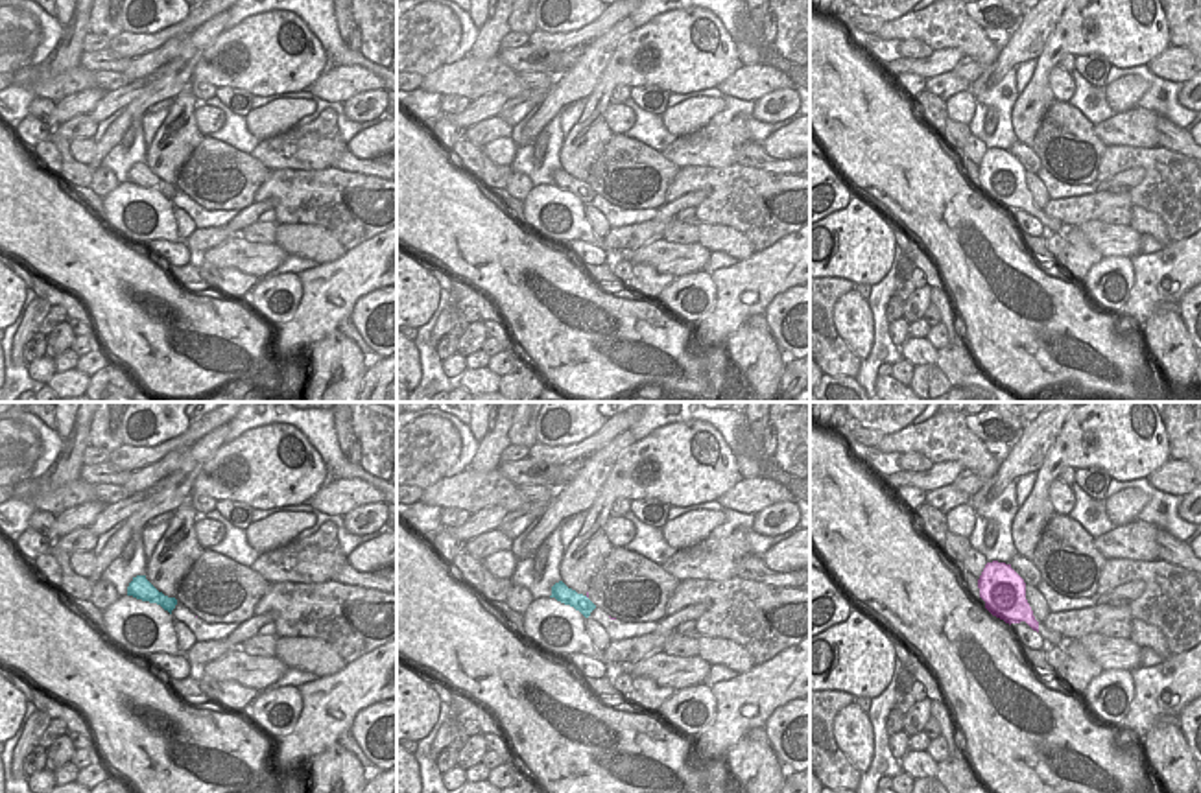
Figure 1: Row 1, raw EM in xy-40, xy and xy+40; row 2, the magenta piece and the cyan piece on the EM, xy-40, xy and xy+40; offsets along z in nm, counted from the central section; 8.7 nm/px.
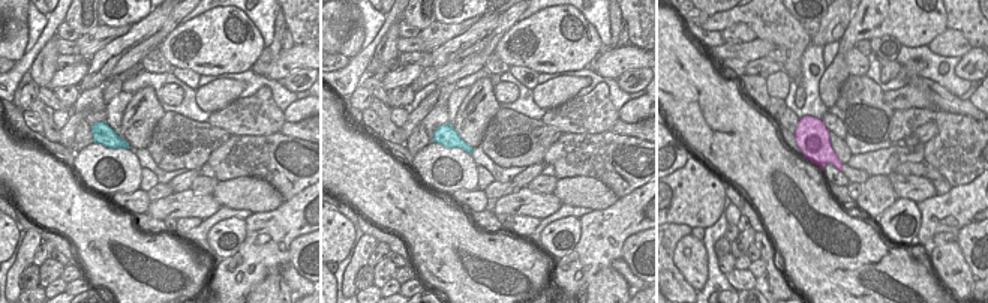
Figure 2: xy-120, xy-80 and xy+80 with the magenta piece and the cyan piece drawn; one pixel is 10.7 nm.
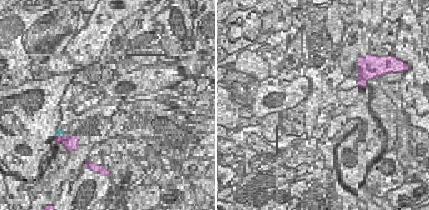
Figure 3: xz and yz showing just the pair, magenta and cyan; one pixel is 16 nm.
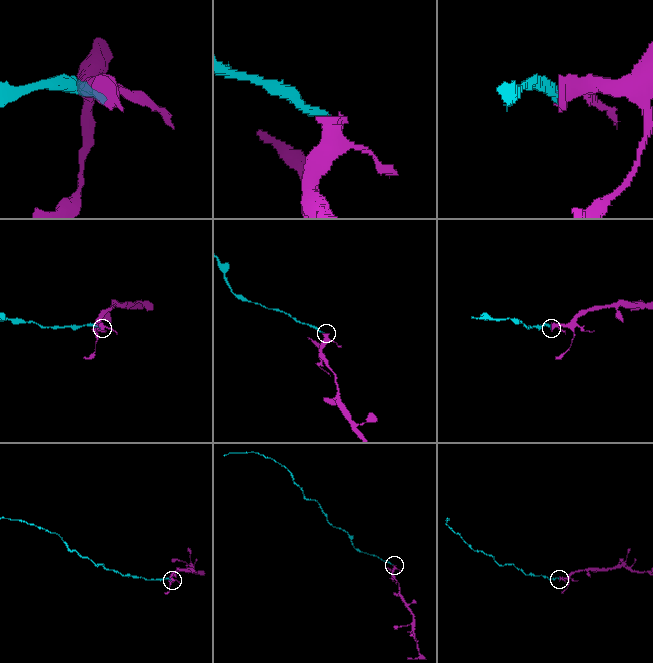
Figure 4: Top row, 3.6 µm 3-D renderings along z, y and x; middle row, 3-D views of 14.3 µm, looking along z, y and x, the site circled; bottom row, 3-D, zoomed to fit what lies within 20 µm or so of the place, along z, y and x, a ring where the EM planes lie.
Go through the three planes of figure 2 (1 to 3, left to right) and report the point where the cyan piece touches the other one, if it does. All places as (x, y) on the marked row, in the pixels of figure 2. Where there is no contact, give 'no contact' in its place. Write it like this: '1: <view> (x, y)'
1: no contact
2: no contact
3: no contact

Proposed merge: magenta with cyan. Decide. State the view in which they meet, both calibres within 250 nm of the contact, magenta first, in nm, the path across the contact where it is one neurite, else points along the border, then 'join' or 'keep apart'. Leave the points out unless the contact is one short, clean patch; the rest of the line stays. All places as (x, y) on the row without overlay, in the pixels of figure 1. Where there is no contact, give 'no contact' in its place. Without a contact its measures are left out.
no contact | keep apart

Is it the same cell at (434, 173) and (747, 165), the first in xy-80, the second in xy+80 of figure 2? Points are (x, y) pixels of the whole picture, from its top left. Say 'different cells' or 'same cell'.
different cells

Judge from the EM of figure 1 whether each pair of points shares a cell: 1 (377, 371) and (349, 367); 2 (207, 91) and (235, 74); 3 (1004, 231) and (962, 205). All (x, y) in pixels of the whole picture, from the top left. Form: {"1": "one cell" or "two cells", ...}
{"1": "two cells", "2": "two cells", "3": "one cell"}

